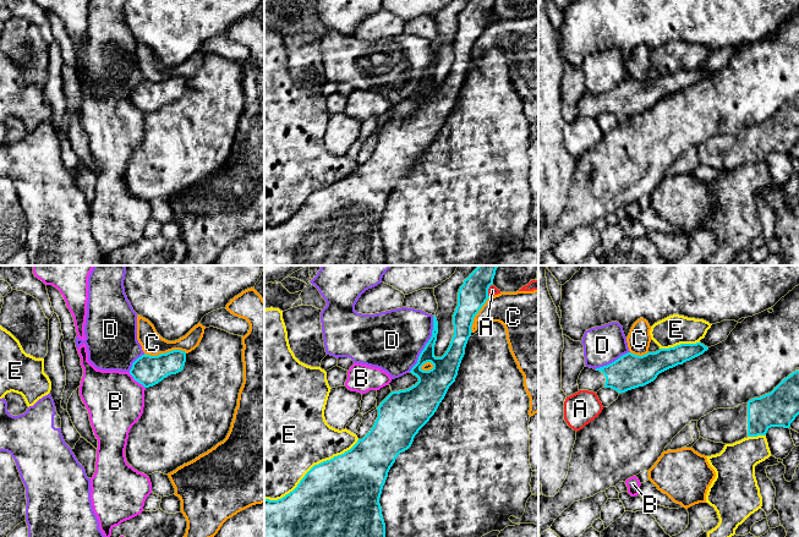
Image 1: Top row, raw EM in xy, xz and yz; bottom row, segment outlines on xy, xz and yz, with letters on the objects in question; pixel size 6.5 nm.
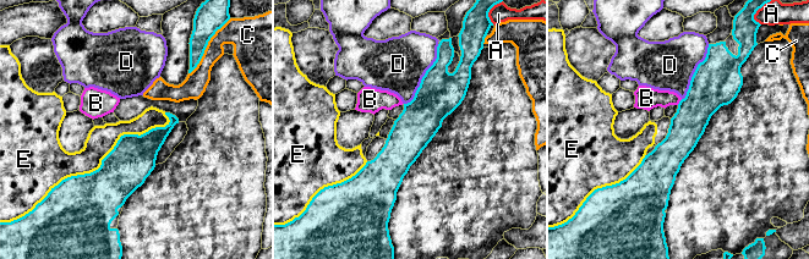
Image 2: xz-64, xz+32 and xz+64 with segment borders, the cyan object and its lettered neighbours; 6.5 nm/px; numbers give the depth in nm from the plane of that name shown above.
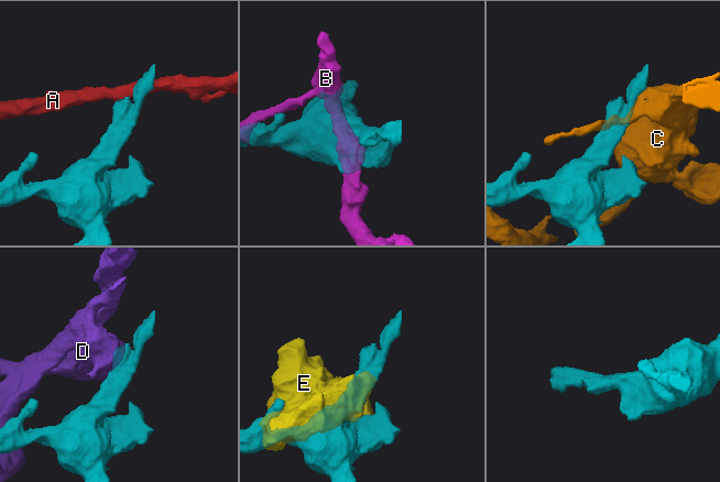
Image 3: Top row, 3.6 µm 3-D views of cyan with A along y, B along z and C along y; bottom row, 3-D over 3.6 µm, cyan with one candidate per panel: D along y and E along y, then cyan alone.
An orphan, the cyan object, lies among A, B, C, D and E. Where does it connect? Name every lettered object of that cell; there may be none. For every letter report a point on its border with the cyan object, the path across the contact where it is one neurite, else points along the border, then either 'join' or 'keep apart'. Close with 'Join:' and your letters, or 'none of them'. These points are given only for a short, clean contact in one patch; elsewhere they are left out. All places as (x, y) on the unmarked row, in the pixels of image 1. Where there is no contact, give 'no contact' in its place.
A: xz (487, 16) | along xz (492, 10), (488, 15), (488, 22) | keep apart
B: xy (136, 107) | along xy (129, 98), (144, 114) | keep apart
C: xy (167, 78) | keep apart
D: xz (426, 70) | along xz (433, 42), (432, 61), (421, 77), (417, 88), (409, 97) | keep apart
E: xz (310, 196) | keep apart
Join: none of them

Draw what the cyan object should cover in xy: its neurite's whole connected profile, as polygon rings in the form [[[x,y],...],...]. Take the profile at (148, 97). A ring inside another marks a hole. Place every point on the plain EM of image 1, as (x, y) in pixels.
[[[173,76],[158,82],[142,81],[130,95],[130,100],[144,114],[153,113],[170,100],[176,100],[184,95],[186,78]]]

